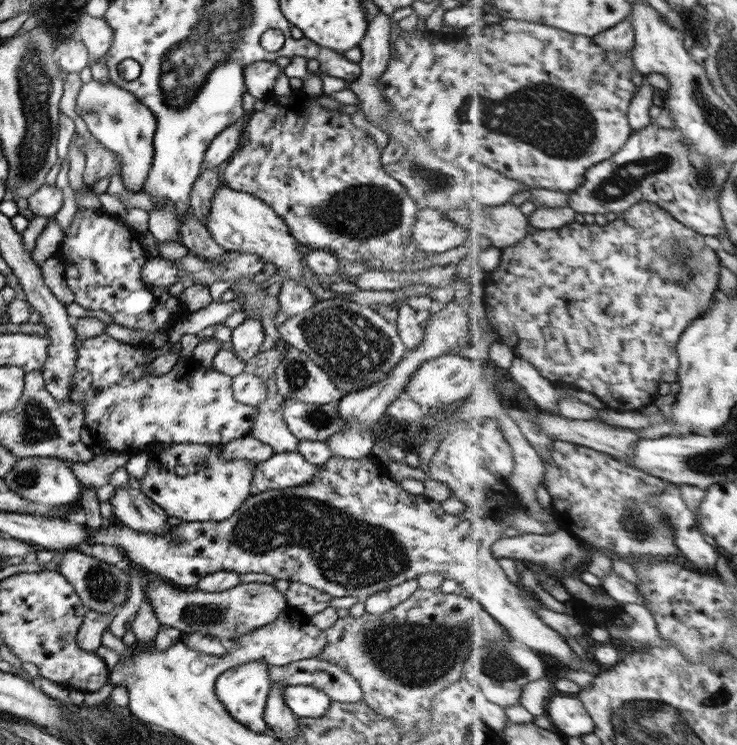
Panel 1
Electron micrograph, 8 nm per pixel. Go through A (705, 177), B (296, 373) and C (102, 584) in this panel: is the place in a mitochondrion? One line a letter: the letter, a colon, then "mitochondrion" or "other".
A: mitochondrion
B: mitochondrion
C: mitochondrion

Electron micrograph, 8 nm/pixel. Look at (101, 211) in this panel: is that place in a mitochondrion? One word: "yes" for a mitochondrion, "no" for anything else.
no

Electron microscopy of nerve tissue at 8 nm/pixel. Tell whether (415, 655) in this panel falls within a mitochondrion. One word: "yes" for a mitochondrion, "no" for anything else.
yes

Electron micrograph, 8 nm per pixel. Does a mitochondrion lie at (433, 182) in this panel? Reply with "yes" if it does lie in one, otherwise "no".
yes

